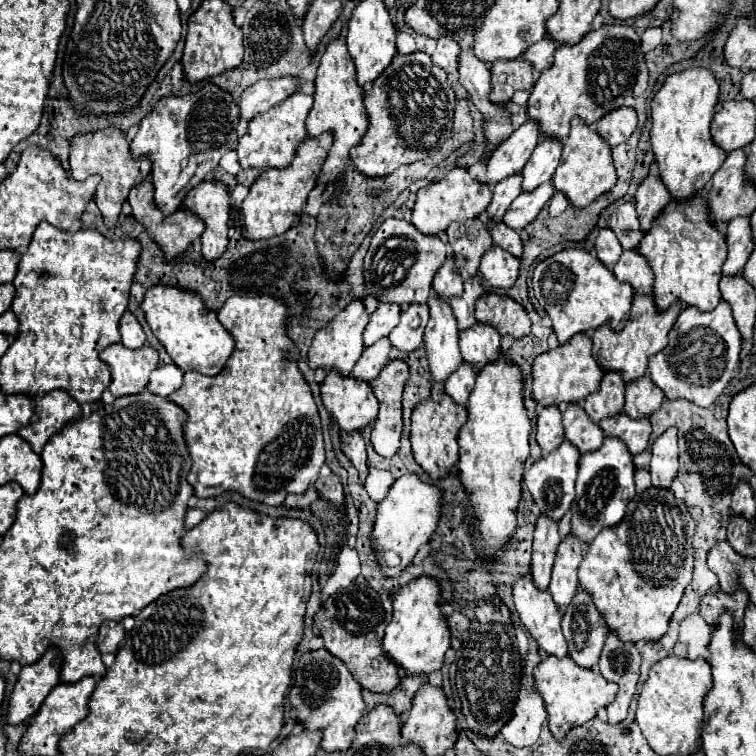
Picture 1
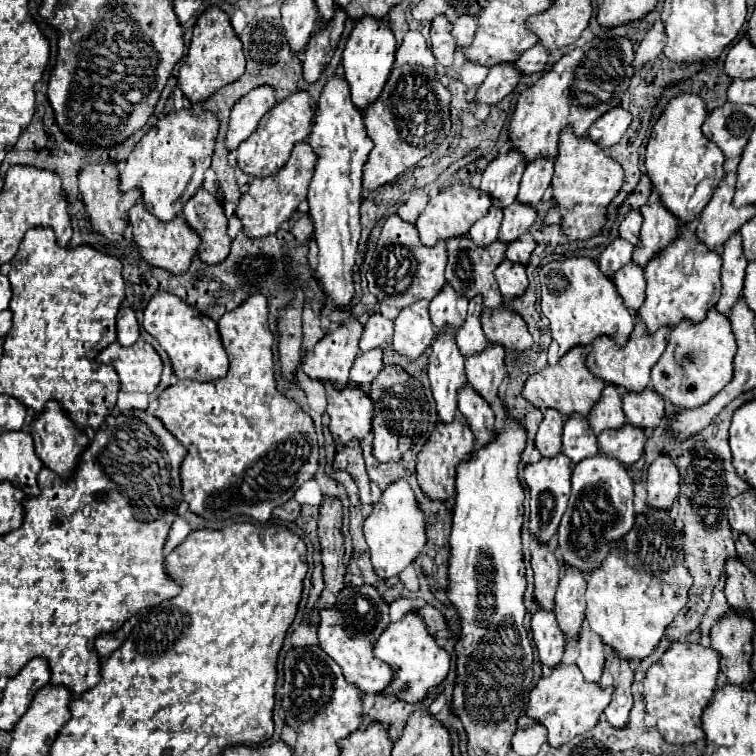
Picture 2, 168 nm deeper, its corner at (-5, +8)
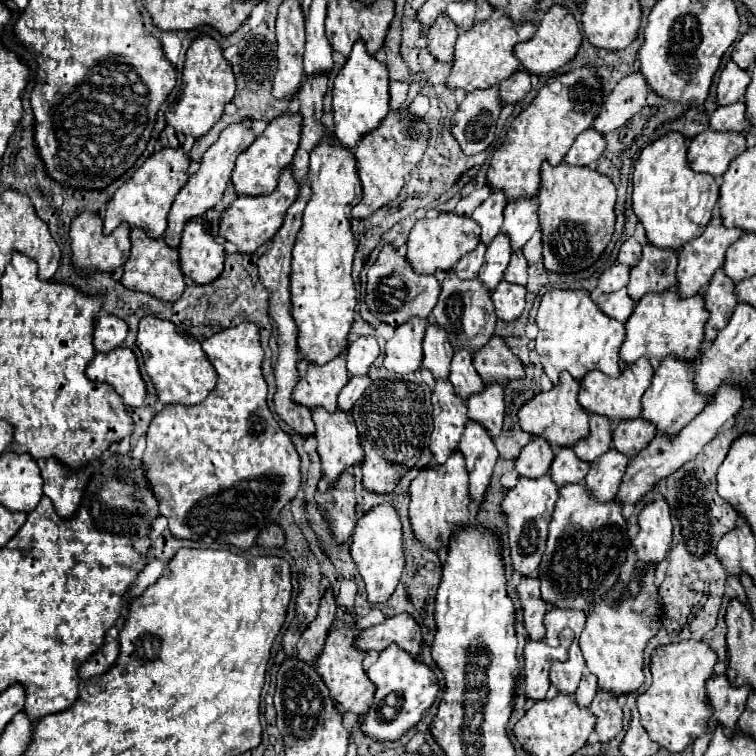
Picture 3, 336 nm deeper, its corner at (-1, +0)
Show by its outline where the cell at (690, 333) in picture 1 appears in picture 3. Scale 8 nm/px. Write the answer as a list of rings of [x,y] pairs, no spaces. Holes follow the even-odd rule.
[[[660,362],[650,388],[642,398],[642,420],[656,426],[656,432],[662,432],[666,438],[674,438],[696,414],[704,410],[704,400],[694,392],[696,366],[684,366],[684,362]]]

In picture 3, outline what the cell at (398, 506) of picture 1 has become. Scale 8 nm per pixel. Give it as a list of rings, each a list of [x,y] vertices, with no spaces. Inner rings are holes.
[[[390,504],[374,506],[366,512],[354,528],[350,540],[350,556],[360,572],[360,578],[366,584],[366,594],[370,604],[386,602],[398,586],[400,574],[404,570],[404,552],[402,552],[402,526],[398,512]]]

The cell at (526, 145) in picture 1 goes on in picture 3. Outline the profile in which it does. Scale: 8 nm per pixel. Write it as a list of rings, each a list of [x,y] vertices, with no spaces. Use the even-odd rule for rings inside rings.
[[[492,192],[490,198],[486,202],[482,202],[472,218],[476,220],[476,224],[480,226],[480,242],[482,244],[490,244],[494,240],[494,236],[500,232],[500,222],[502,222],[502,210],[506,206],[506,198],[500,192]]]

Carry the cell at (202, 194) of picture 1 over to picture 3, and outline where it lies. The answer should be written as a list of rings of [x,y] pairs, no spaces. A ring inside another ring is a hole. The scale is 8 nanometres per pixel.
[[[200,218],[188,222],[182,232],[182,242],[178,248],[180,266],[184,276],[194,284],[214,282],[224,268],[224,246],[216,244],[210,236],[210,228]]]

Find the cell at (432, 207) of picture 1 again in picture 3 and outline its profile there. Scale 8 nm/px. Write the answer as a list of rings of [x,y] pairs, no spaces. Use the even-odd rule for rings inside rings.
[[[438,214],[436,218],[424,218],[416,222],[408,236],[408,252],[406,260],[416,270],[416,274],[434,274],[436,270],[450,272],[456,262],[472,252],[480,244],[480,230],[476,230],[476,222],[468,216],[456,214]]]

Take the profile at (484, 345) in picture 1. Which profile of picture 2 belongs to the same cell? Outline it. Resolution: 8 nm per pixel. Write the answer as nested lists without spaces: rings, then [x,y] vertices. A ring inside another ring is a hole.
[[[488,344],[482,352],[466,356],[468,382],[490,402],[498,400],[498,388],[504,378],[504,348]]]

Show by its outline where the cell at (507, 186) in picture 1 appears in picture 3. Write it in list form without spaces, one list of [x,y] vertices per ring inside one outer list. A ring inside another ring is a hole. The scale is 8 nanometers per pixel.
[[[478,246],[476,250],[468,252],[464,258],[460,258],[460,262],[456,264],[454,268],[454,274],[460,278],[460,280],[472,280],[478,276],[478,270],[484,262],[484,252],[486,252],[486,246]]]

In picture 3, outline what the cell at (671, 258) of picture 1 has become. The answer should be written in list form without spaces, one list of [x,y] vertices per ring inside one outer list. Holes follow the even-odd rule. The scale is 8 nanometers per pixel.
[[[674,288],[664,294],[648,294],[648,298],[642,298],[636,304],[626,322],[626,340],[620,346],[620,362],[624,366],[632,366],[638,358],[648,358],[656,366],[666,356],[696,362],[702,354],[706,320],[708,314],[704,314],[704,306],[700,306],[700,294],[692,298],[678,298]]]

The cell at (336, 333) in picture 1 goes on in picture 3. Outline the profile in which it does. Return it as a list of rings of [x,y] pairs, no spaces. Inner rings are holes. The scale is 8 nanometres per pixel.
[[[342,356],[324,366],[308,366],[306,376],[296,384],[292,392],[292,402],[306,406],[310,410],[320,406],[328,412],[336,412],[336,398],[340,390],[346,386],[346,382],[348,372],[344,370]]]

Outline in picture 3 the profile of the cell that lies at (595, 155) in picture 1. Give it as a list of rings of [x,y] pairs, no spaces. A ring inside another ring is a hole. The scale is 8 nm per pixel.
[[[544,162],[540,170],[538,220],[542,230],[544,268],[556,274],[570,274],[590,268],[610,244],[614,232],[614,184],[592,168],[550,166]]]

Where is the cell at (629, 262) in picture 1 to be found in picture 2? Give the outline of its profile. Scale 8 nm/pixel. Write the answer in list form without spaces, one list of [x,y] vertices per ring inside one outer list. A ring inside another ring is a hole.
[[[630,262],[622,266],[614,276],[612,276],[620,296],[624,298],[624,304],[634,312],[644,304],[646,298],[646,278],[644,278],[644,268],[638,264]]]

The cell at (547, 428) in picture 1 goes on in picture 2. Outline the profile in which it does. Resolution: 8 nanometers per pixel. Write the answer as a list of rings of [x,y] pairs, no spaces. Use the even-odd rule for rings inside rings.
[[[544,410],[544,420],[540,422],[538,434],[536,434],[536,448],[540,450],[542,456],[556,456],[562,452],[562,426],[564,418],[560,416],[558,410]]]

